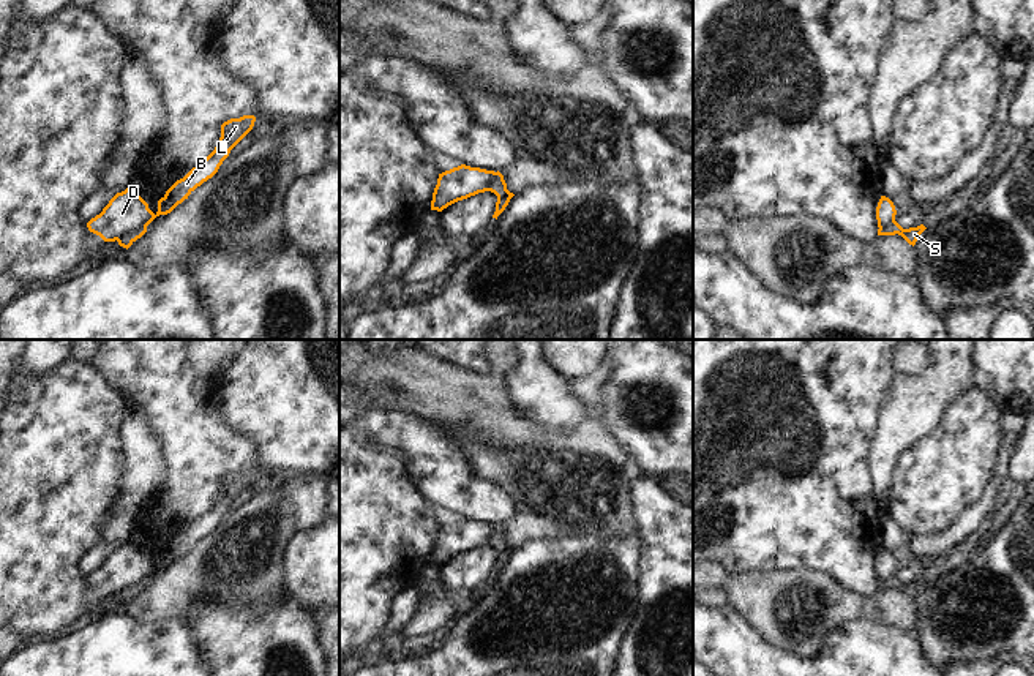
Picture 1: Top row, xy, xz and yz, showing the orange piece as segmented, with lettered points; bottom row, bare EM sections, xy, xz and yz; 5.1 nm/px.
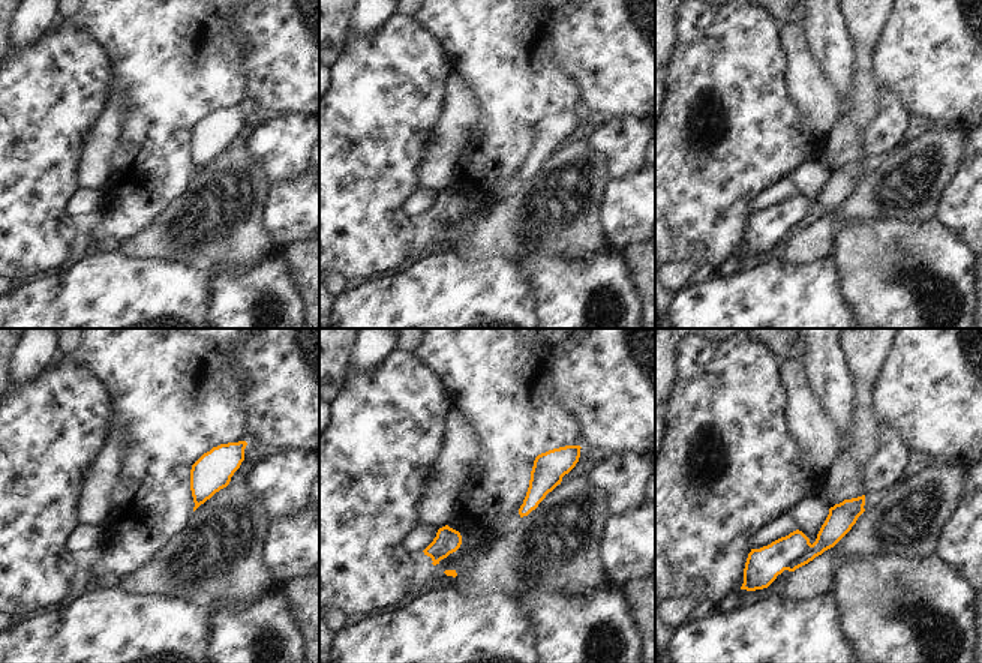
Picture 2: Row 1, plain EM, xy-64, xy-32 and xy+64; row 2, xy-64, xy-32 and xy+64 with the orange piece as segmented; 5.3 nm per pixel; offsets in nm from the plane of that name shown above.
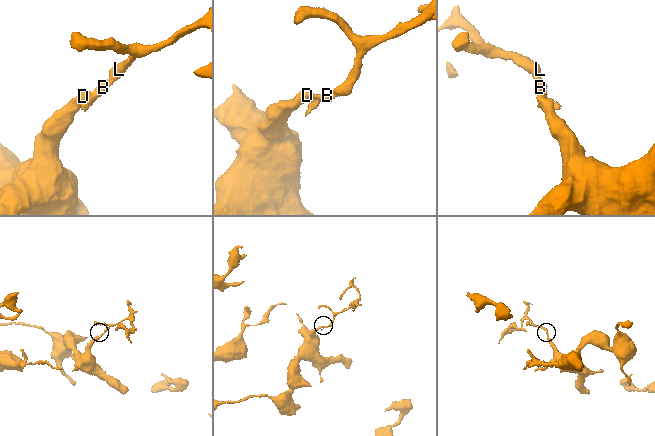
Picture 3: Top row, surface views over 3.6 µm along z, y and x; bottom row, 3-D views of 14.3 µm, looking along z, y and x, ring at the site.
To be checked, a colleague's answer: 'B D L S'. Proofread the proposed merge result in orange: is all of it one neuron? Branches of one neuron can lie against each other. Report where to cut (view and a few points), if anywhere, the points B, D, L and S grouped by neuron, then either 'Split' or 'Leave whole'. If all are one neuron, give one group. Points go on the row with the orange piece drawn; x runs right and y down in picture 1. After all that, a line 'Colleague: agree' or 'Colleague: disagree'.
Split along xy (146, 225), (125, 232), (117, 240). Groups: B L S / D. Split
Colleague: disagree

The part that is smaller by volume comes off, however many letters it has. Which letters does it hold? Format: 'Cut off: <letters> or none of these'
Cut off: B, L, S

